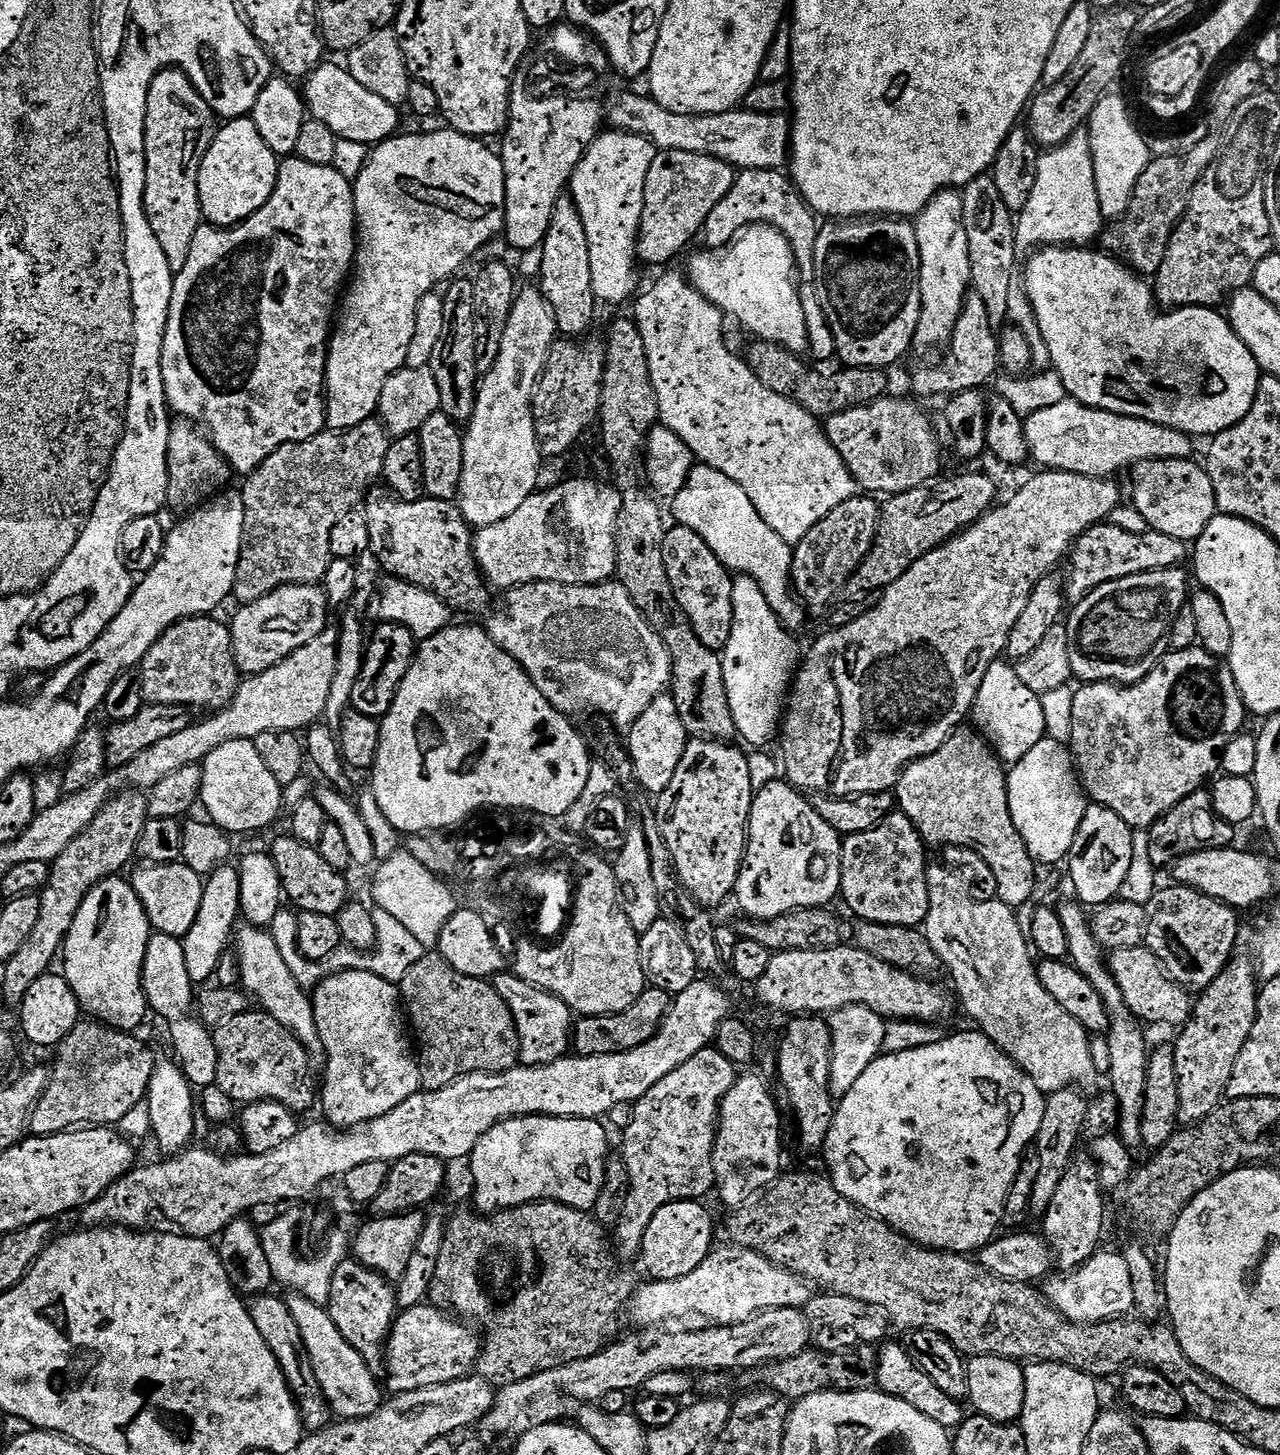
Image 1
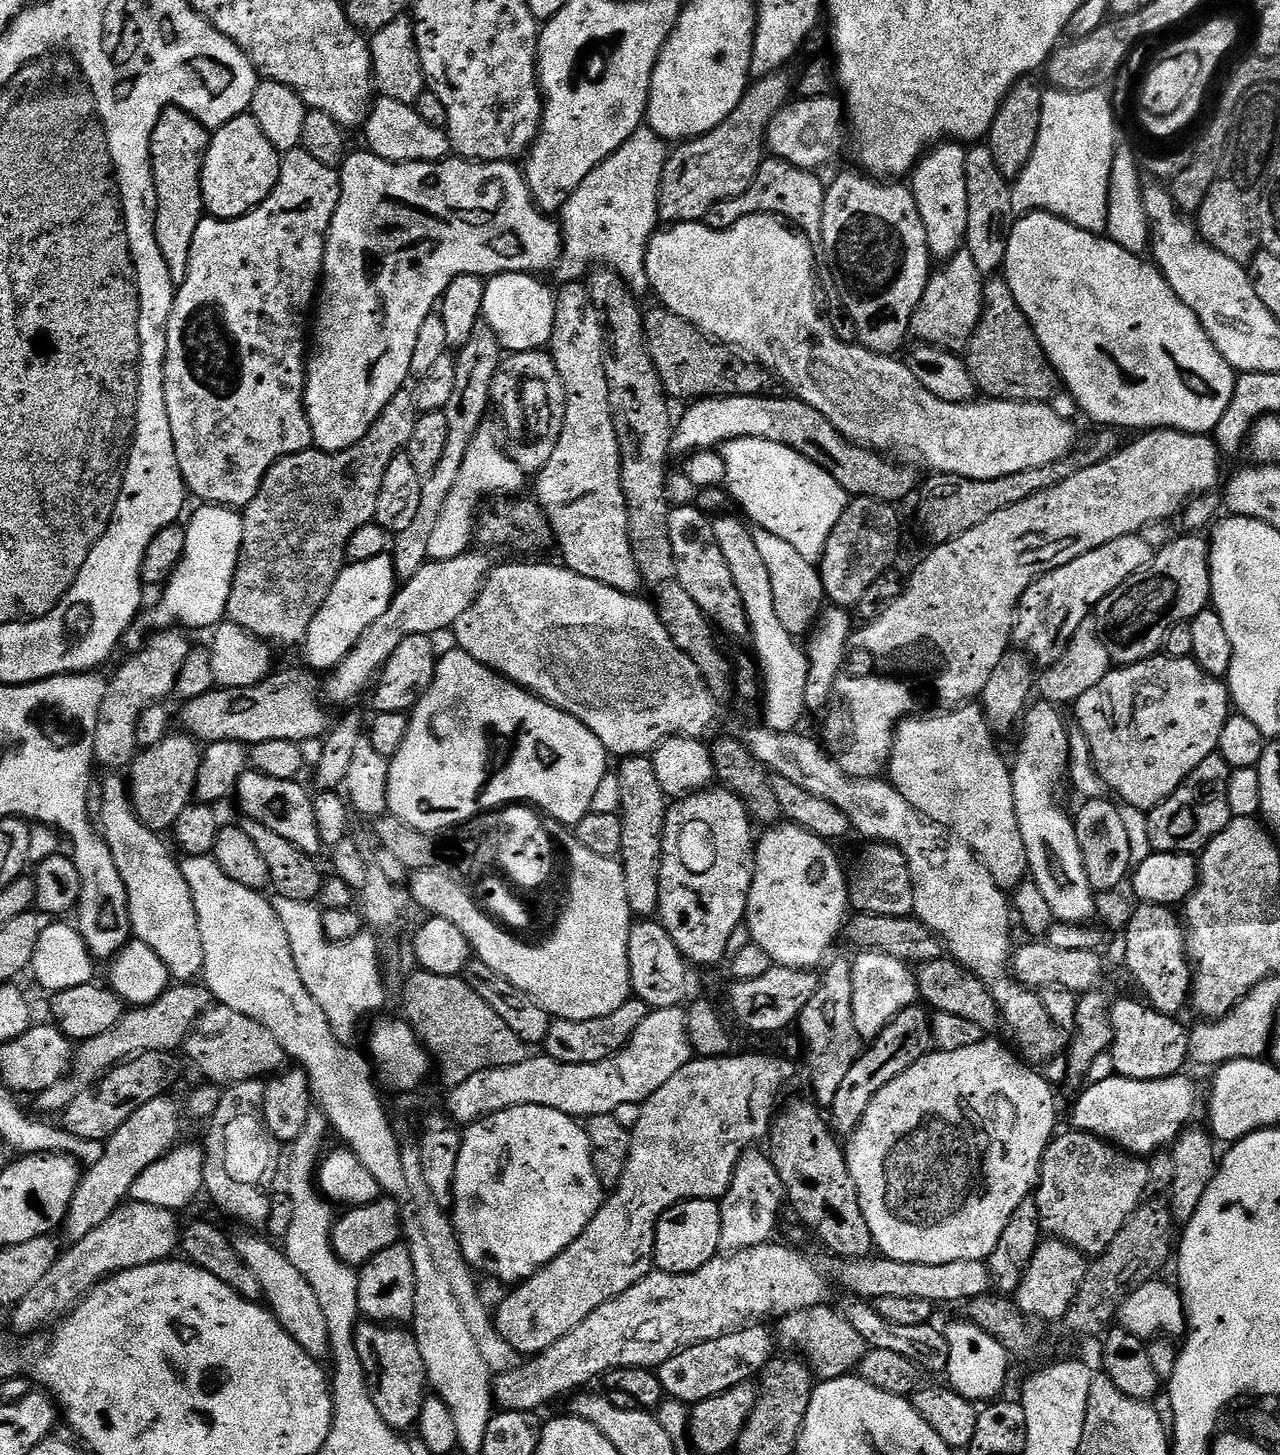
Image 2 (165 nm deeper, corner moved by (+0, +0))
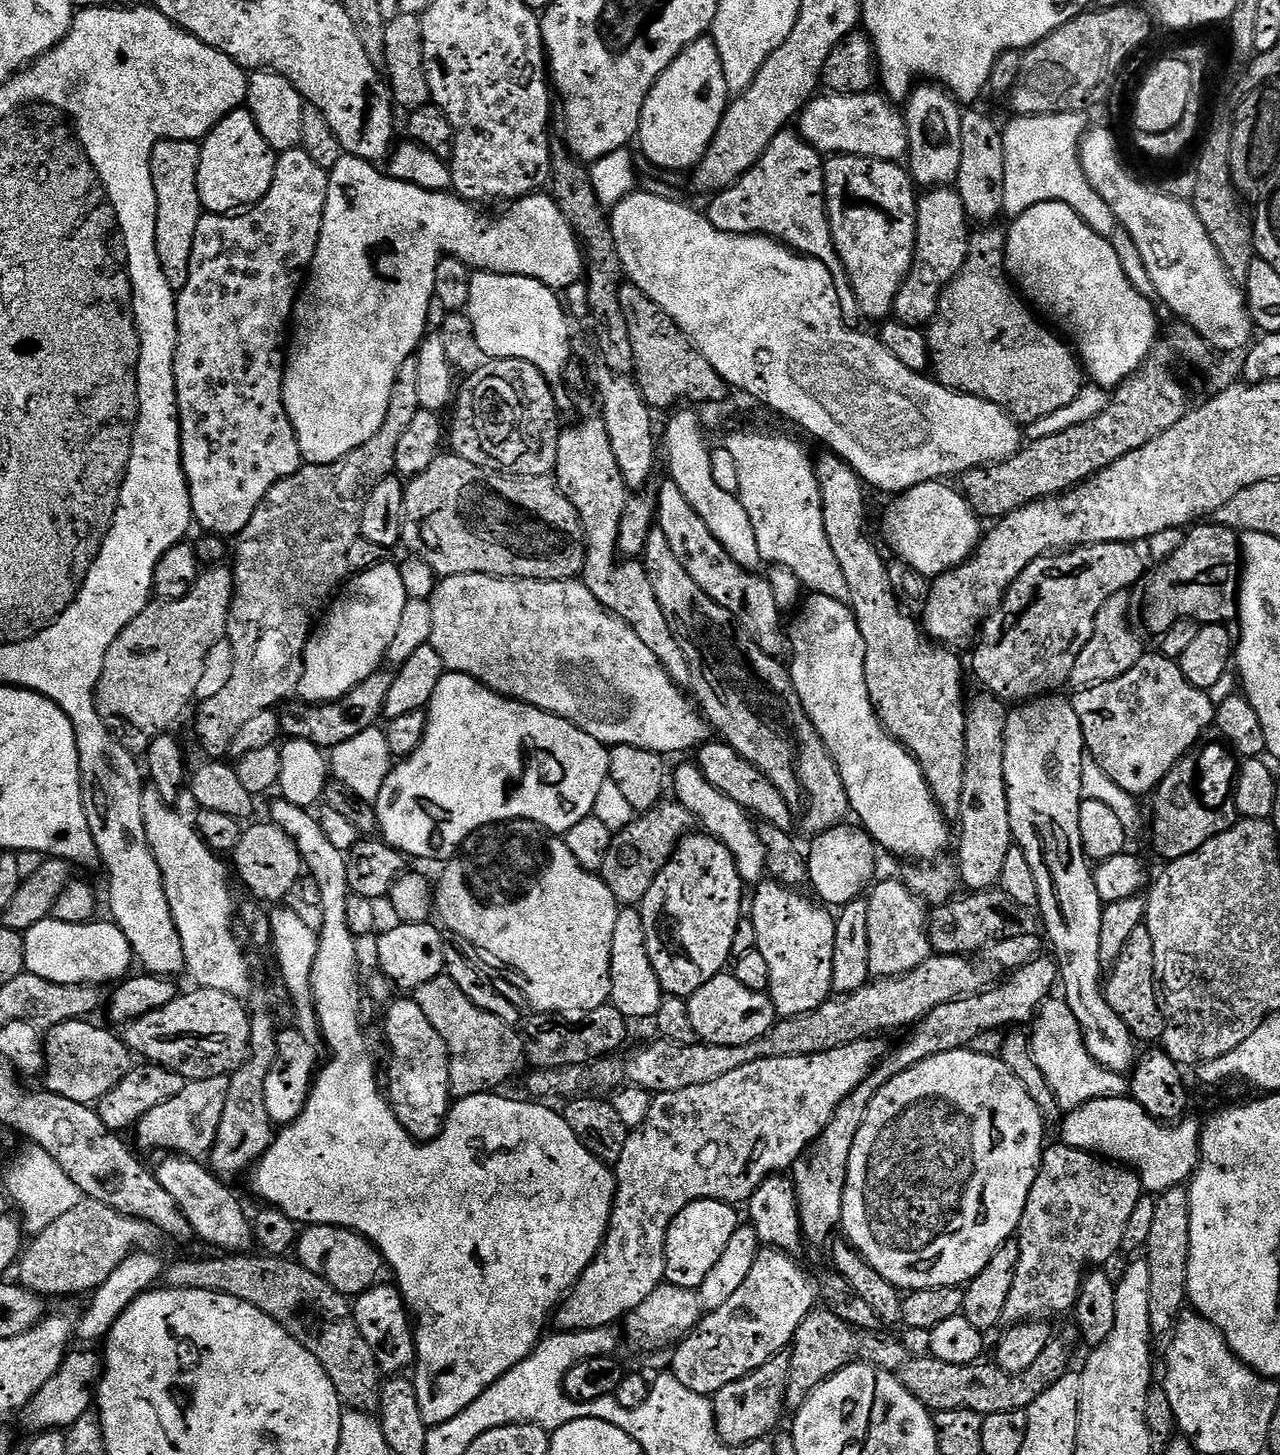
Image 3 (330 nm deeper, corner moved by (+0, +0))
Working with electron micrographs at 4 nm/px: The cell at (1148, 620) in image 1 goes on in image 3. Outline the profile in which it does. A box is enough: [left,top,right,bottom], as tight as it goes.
[1142,522,1242,638]

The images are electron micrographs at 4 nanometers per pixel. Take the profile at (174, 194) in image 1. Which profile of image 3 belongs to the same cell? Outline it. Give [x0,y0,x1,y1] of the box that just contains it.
[148,140,202,294]

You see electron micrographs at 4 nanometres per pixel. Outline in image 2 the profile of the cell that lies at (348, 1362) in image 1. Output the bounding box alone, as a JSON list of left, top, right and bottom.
[232,1231,330,1358]

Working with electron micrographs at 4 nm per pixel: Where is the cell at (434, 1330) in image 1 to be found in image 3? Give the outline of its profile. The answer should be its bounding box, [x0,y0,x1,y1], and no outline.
[554,1038,886,1332]

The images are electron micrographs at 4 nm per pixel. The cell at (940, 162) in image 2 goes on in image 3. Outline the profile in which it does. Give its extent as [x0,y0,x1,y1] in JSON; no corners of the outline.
[903,82,962,186]

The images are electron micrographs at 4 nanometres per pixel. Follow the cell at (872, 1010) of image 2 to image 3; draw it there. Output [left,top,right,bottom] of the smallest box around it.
[867,880,934,976]

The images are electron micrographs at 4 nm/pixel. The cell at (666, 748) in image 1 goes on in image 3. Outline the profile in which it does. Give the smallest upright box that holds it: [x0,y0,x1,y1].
[670,763,768,886]

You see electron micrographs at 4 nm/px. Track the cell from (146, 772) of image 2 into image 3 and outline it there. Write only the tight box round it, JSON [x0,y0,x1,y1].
[196,359,421,758]

